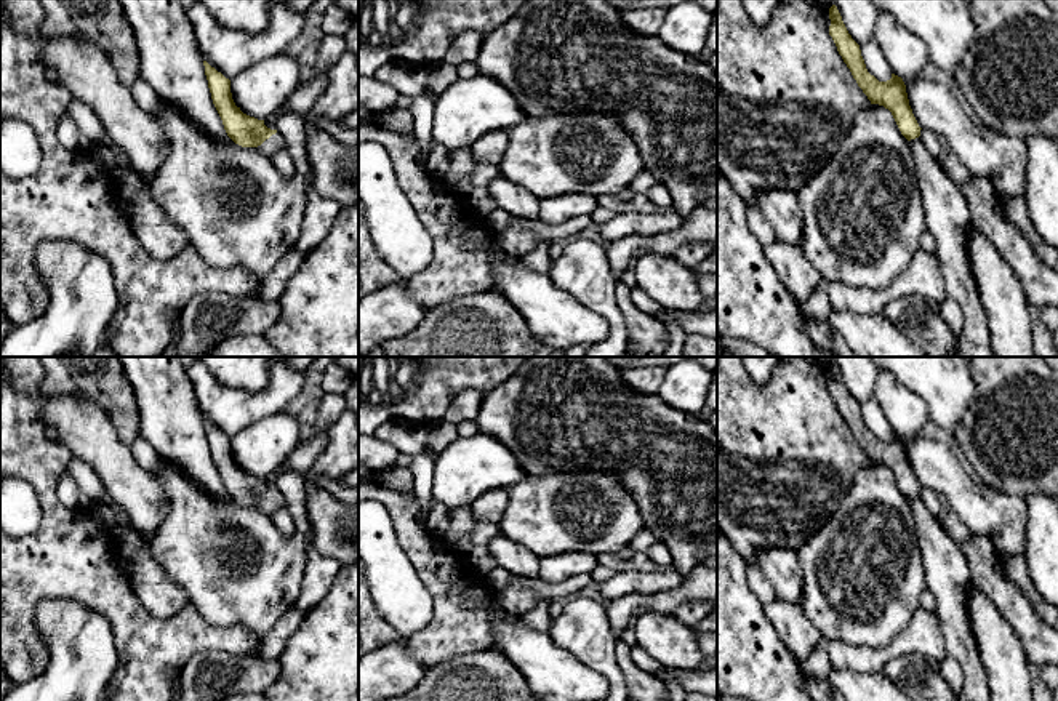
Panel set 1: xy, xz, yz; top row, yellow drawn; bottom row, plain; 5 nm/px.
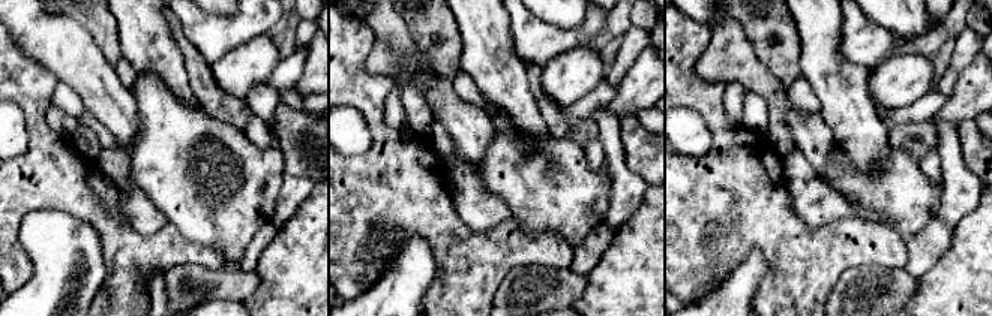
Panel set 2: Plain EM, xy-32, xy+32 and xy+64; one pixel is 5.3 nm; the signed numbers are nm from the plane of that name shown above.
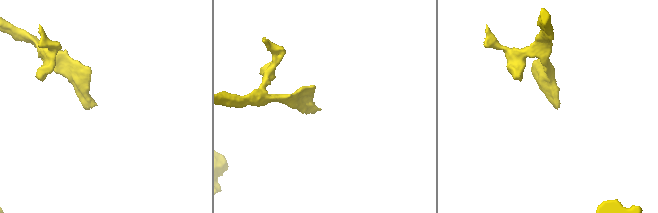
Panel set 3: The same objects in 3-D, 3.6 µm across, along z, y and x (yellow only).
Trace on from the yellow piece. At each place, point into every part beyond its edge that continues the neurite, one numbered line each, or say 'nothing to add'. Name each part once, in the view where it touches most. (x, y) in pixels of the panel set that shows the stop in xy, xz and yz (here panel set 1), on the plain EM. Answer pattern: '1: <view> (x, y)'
1: xy (276, 500)

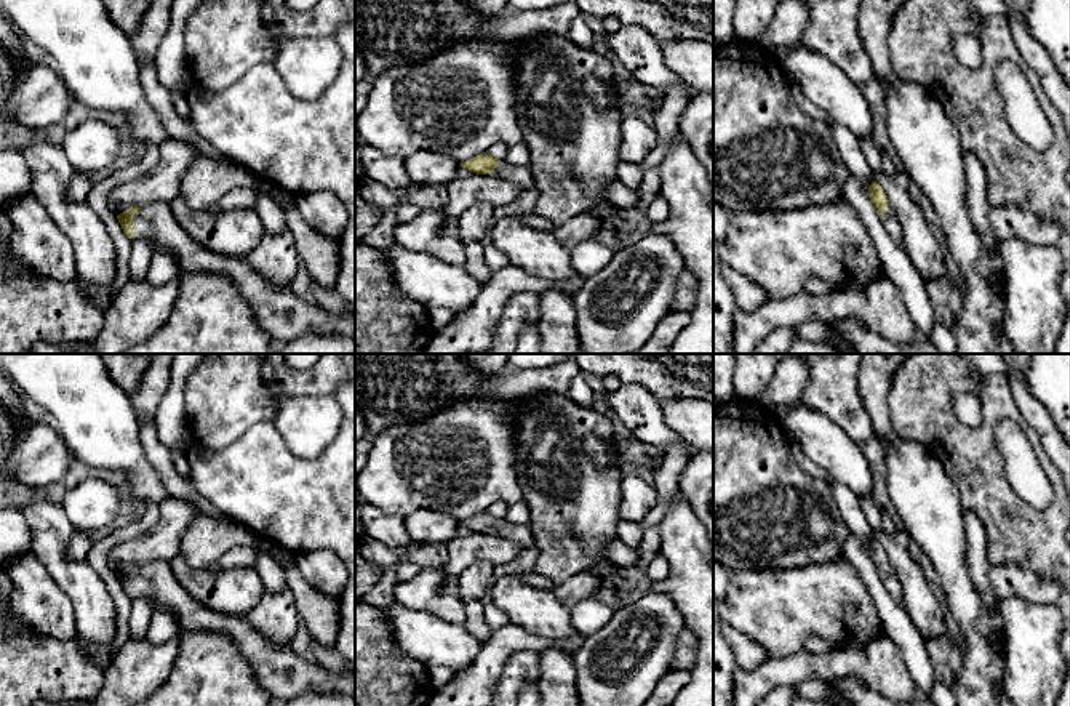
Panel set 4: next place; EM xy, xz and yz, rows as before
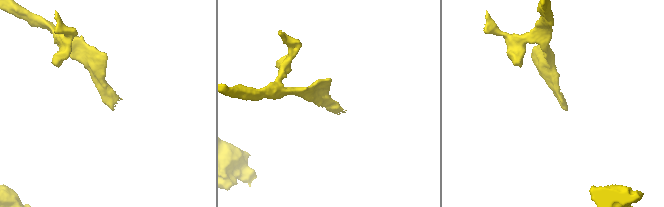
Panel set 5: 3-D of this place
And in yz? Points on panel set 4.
1: yz (888, 578)

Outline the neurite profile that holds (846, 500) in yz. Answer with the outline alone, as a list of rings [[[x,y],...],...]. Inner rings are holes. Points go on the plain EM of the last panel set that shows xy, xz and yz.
[[[832,477],[825,483],[832,491],[832,496],[843,520],[848,525],[849,533],[859,540],[862,549],[868,556],[868,544],[873,541],[873,532],[860,509],[859,496],[849,487],[836,482]]]

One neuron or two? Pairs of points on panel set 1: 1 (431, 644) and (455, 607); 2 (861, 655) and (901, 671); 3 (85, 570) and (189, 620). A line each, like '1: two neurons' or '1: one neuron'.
1: one neuron
2: two neurons
3: one neuron

